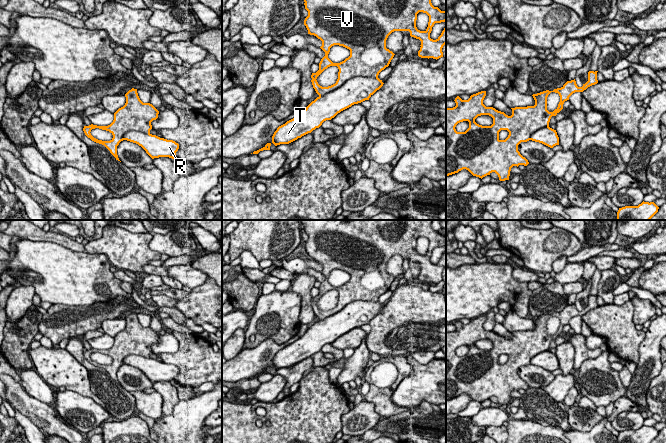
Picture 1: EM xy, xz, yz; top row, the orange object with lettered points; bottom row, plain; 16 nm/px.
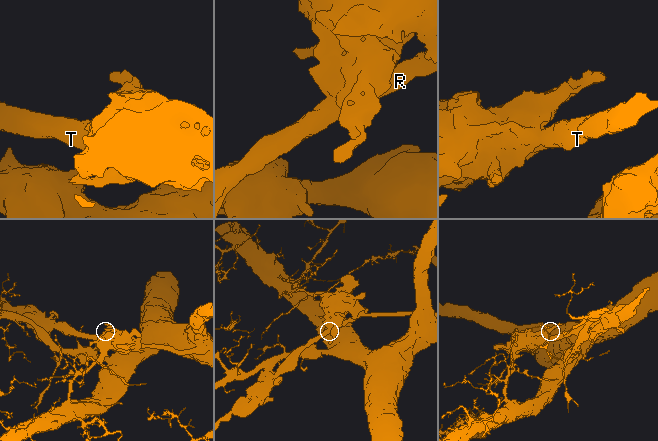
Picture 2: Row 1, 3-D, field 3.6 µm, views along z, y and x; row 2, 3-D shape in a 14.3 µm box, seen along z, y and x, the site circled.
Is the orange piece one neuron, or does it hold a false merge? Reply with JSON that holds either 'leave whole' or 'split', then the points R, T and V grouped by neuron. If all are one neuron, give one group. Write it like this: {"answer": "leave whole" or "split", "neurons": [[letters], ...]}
{"answer": "split", "neurons": [["R", "T"], ["V"]]}

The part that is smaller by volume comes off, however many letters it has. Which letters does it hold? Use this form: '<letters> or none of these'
R, T

